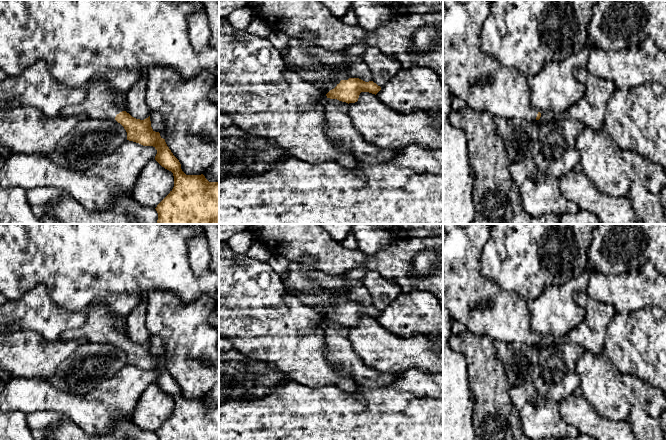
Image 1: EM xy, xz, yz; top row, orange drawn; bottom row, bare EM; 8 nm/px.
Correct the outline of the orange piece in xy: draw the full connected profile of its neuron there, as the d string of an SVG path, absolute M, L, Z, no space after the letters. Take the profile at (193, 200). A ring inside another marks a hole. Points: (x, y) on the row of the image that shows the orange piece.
M113 70L105 75L95 75L88 82L86 97L78 104L62 108L60 115L83 114L96 120L115 119L126 130L127 140L153 146L157 150L155 160L174 176L173 189L155 208L158 213L157 224L219 224L219 182L209 182L203 174L186 175L165 139L152 129L150 116L144 120L136 119L115 103L117 96L126 95L142 73L143 70Z

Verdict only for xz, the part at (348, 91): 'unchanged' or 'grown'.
grown

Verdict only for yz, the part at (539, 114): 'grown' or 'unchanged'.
grown

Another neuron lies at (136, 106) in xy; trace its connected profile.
M143 71L138 81L126 94L126 112L132 117L144 120L150 116L146 103L147 74Z

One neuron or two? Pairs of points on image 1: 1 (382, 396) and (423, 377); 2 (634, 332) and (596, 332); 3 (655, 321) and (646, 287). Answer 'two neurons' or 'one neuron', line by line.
1: two neurons
2: two neurons
3: two neurons

